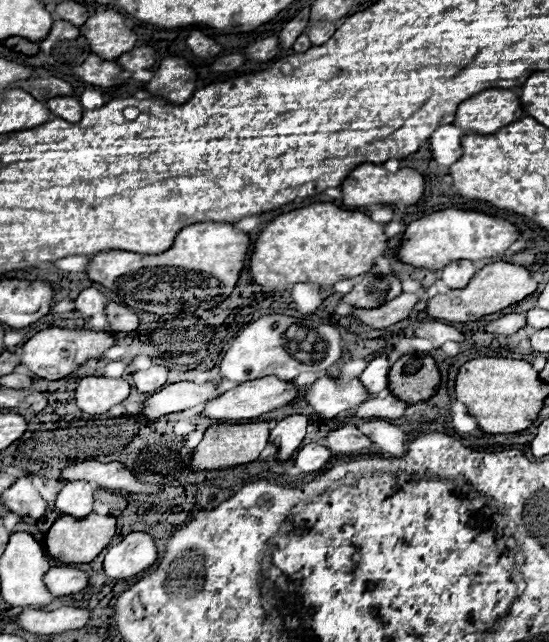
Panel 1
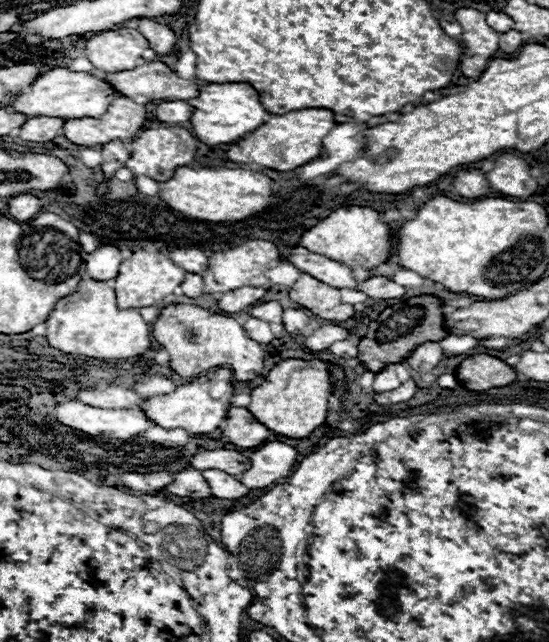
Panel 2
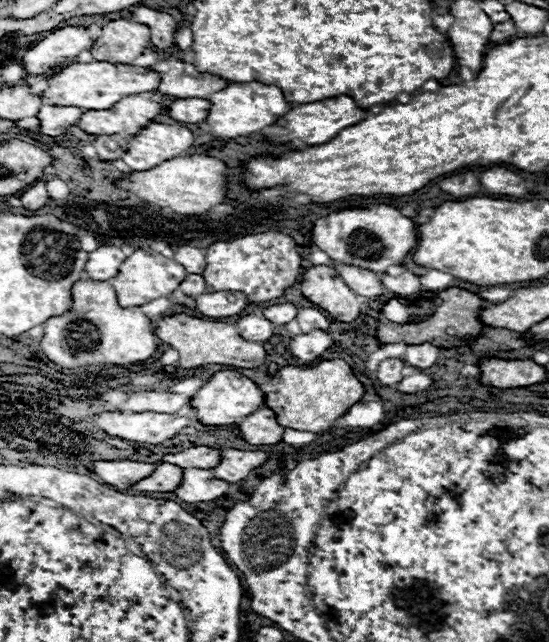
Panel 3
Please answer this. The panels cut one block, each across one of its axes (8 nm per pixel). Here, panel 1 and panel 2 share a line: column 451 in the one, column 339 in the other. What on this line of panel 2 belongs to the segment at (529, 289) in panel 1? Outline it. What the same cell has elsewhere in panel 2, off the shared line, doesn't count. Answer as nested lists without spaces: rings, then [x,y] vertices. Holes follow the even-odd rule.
[[[300,274],[296,284],[290,288],[290,300],[312,310],[312,314],[332,320],[344,322],[354,316],[354,308],[340,298],[340,290],[312,278],[310,274]]]

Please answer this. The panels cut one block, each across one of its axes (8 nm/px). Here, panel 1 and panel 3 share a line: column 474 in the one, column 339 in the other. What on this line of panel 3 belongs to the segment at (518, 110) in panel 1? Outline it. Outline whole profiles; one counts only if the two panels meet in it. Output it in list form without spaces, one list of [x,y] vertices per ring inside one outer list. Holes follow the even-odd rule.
[[[334,96],[334,98],[326,98],[326,100],[318,100],[318,102],[310,102],[310,104],[300,104],[296,108],[292,108],[286,116],[282,116],[276,124],[264,128],[264,136],[272,142],[272,144],[306,144],[306,146],[316,146],[316,144],[324,144],[328,140],[332,140],[334,136],[338,136],[340,130],[354,126],[356,122],[364,120],[368,114],[368,110],[360,108],[350,96]]]

